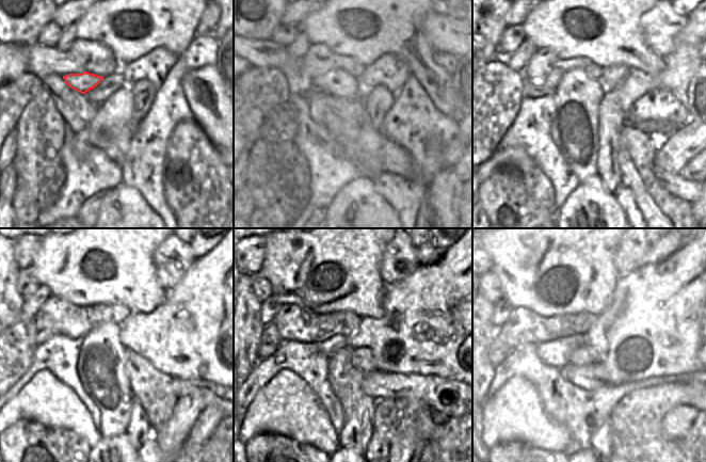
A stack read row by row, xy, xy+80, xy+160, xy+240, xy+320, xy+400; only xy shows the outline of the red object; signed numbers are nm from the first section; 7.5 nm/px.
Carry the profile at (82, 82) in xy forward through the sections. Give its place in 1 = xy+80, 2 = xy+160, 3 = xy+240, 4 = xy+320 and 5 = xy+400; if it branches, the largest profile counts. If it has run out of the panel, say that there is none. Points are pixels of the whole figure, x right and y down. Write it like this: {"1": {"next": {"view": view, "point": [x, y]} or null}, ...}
{"1": {"next": {"view": "xy+80", "point": [337, 82]}}, "2": {"next": {"view": "xy+160", "point": [575, 126]}}, "3": {"next": {"view": "xy+240", "point": [100, 366]}}, "4": {"next": {"view": "xy+320", "point": [346, 380]}}, "5": {"next": {"view": "xy+400", "point": [600, 440]}}}

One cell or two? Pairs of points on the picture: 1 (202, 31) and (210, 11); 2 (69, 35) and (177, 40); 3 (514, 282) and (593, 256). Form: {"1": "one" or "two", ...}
{"1": "one", "2": "two", "3": "one"}

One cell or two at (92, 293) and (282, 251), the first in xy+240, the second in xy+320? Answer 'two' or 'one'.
one

